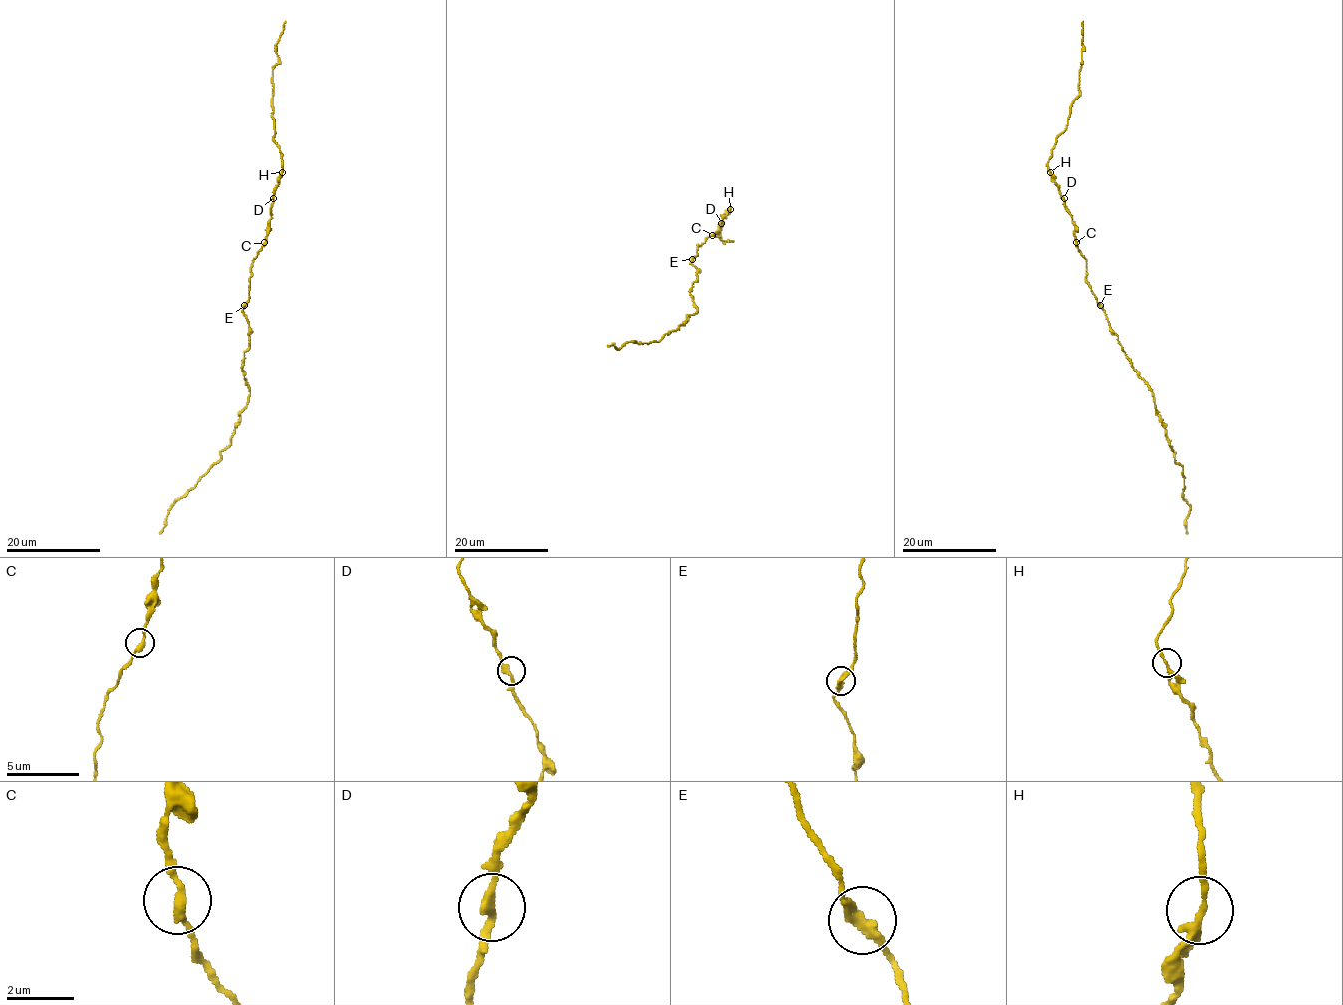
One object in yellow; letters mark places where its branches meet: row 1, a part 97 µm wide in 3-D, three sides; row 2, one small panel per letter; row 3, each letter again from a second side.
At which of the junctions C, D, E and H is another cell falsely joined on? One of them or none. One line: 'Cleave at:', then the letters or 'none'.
Cleave at: none

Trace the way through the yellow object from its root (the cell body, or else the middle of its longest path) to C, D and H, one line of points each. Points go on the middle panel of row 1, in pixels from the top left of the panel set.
C: (697, 251), (698, 245), (712, 235)
D: (697, 251), (698, 245), (719, 231), (721, 223)
H: (697, 251), (698, 245), (719, 231), (720, 220), (730, 209)

